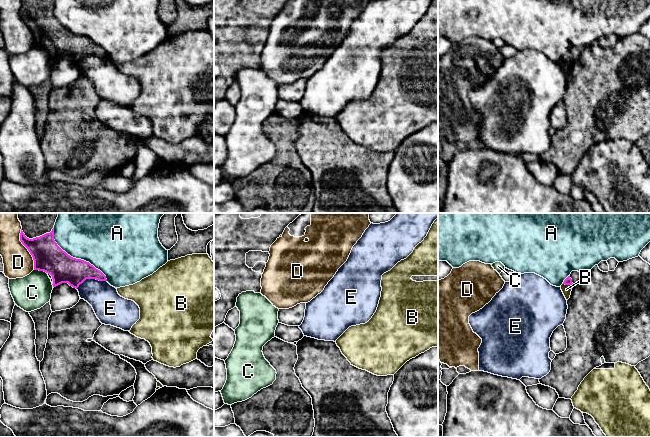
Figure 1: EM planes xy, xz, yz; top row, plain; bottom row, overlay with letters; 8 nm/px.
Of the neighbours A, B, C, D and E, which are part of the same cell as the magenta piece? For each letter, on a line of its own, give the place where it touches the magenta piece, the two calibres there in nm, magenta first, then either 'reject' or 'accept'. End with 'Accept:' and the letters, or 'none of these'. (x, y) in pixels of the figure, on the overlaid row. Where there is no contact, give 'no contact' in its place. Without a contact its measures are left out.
A: xy (75, 258) | 240/480 nm | reject
B: yz (568, 284) | 60/80 nm | reject
C: xy (40, 270) | 240/280 nm | reject
D: xy (27, 248) | 240/240 nm | reject
E: xy (91, 278) | 240/240 nm | reject
Accept: none of these

